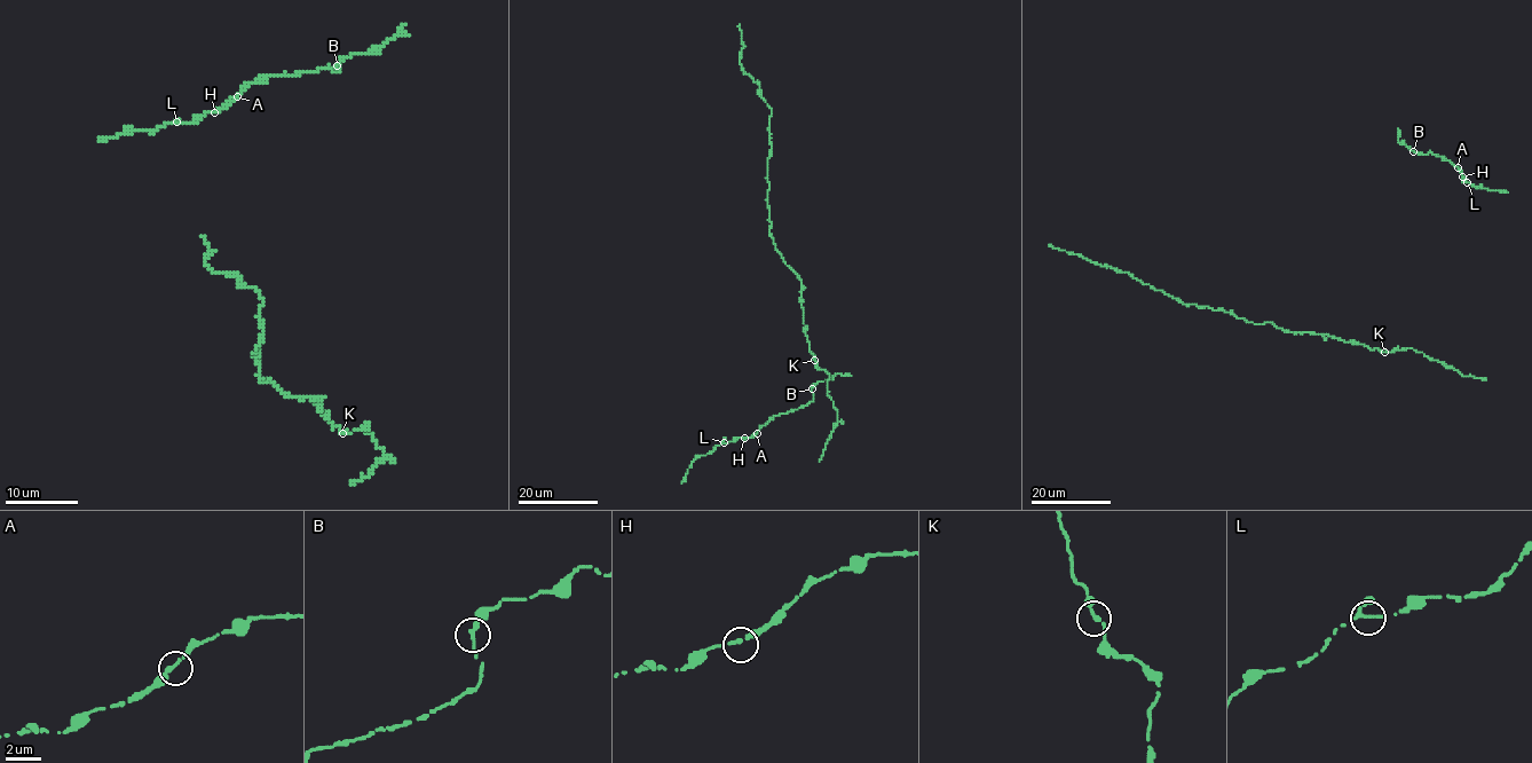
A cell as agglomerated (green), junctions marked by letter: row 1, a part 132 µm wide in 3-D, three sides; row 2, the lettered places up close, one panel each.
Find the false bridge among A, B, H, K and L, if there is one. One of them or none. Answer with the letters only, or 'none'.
none

